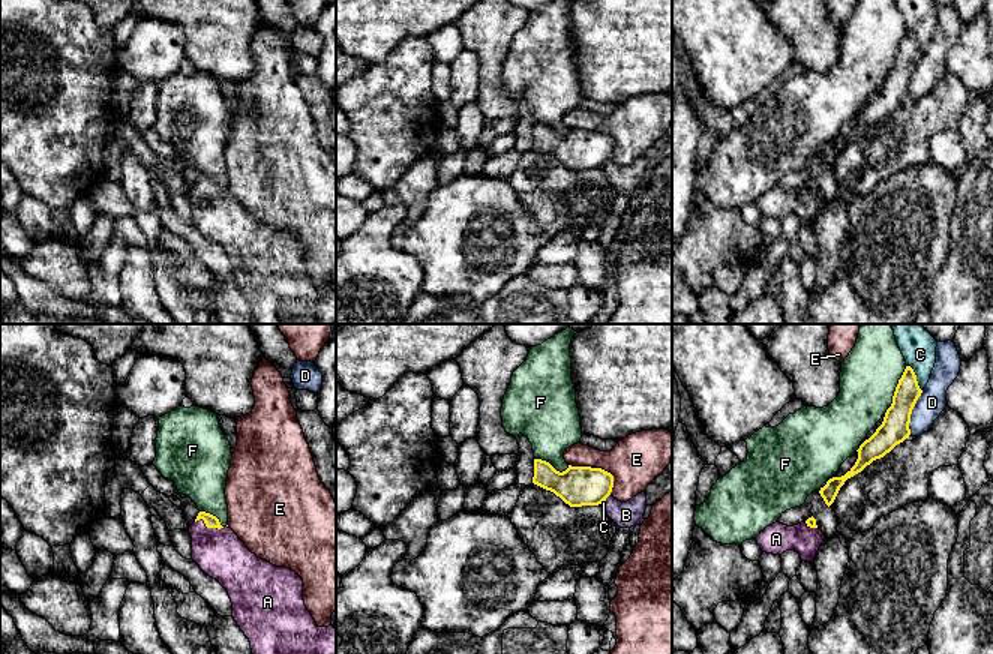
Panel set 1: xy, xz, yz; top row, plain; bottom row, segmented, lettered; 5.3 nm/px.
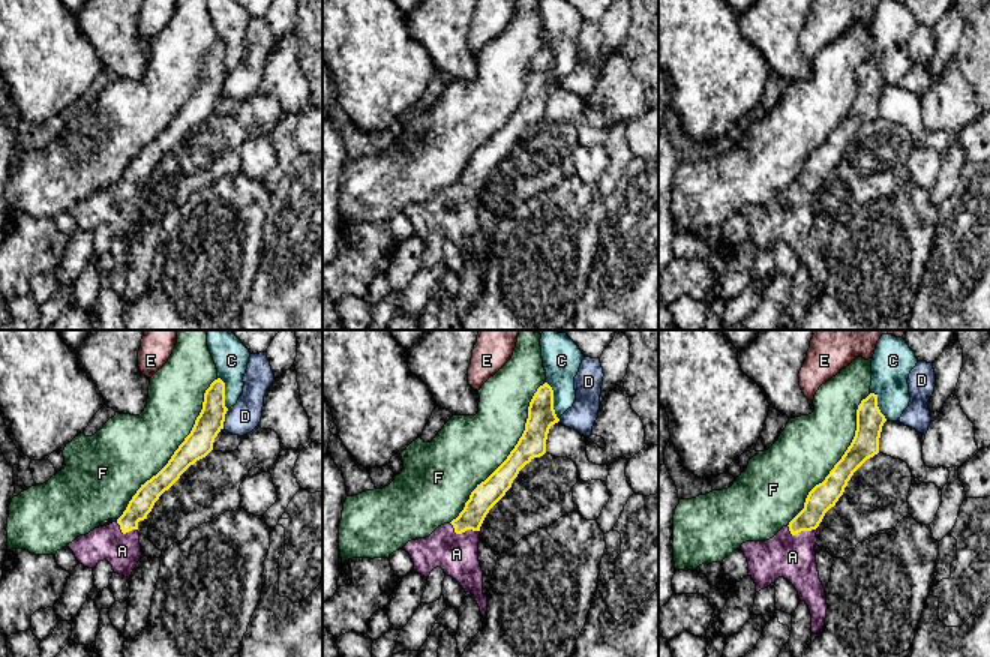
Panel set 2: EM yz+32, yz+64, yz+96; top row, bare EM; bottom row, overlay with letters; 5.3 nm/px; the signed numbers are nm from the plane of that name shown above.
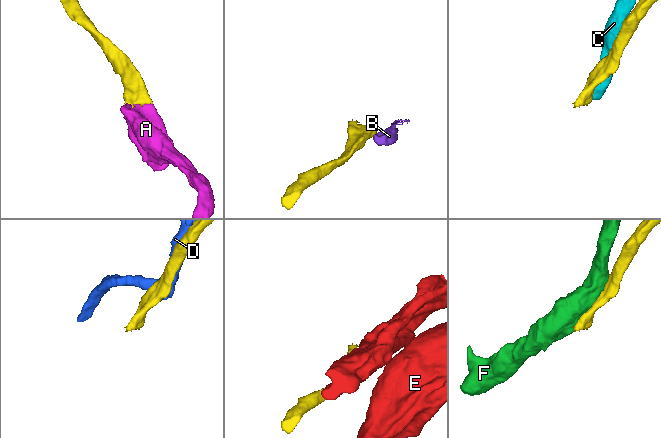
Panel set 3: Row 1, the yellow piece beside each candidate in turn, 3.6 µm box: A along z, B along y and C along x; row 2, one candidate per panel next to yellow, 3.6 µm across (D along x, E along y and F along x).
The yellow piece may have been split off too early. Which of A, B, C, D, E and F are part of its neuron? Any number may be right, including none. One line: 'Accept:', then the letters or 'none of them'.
Accept: A

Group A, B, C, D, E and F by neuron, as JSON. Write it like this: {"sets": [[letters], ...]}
{"sets": [["A"], ["B", "C"], ["D"], ["E"], ["F"]]}

